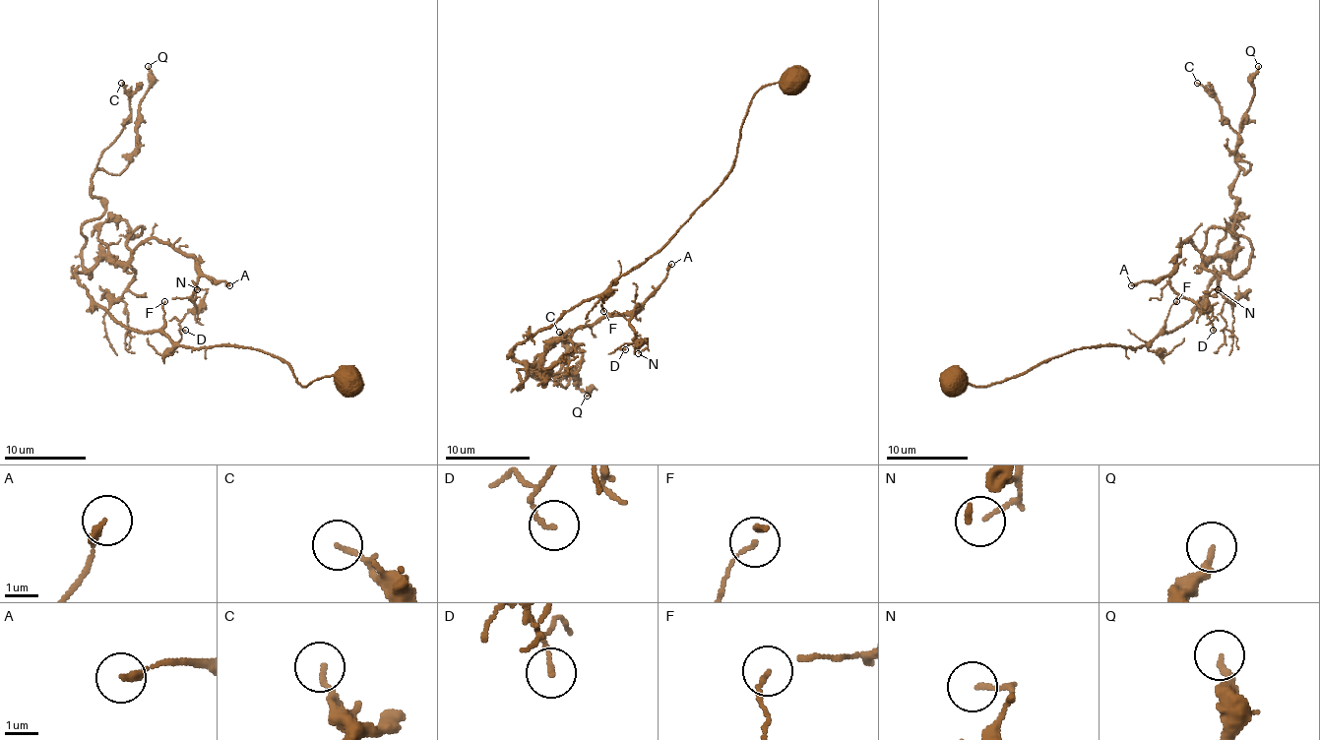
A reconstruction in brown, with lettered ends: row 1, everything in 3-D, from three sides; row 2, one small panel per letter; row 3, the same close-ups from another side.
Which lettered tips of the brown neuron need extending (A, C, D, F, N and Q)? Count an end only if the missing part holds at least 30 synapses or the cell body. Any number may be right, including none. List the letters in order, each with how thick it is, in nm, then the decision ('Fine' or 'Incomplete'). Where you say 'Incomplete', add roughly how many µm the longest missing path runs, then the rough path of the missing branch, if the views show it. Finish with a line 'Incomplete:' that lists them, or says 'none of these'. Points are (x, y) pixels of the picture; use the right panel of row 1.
A: Thickness 200 nm. Fine
C: Thickness 130 nm. Fine
D: Thickness 140 nm. Fine
F: Thickness 80 nm. Fine
N: Thickness 110 nm. Fine
Q: Thickness 220 nm. Fine
Incomplete: none of these

